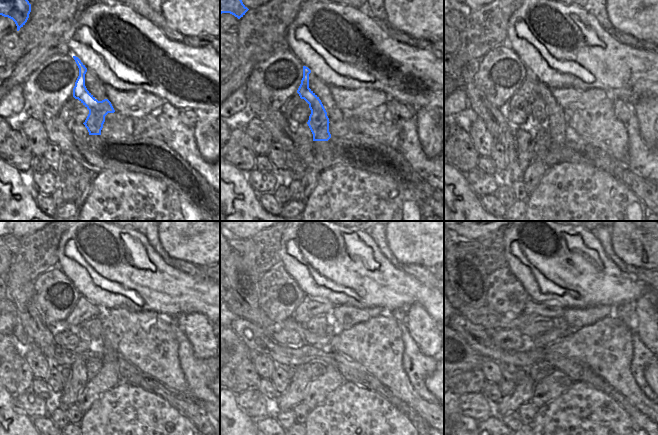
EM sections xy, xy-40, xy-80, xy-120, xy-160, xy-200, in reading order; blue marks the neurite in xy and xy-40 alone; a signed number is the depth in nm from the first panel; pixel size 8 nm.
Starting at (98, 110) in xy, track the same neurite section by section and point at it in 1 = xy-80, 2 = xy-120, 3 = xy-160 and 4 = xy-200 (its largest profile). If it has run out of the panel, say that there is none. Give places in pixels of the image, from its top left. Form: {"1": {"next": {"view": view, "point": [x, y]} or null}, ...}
{"1": {"next": {"view": "xy-80", "point": [539, 118]}}, "2": {"next": {"view": "xy-120", "point": [94, 365]}}, "3": {"next": {"view": "xy-160", "point": [314, 370]}}, "4": {"next": {"view": "xy-200", "point": [538, 371]}}}

